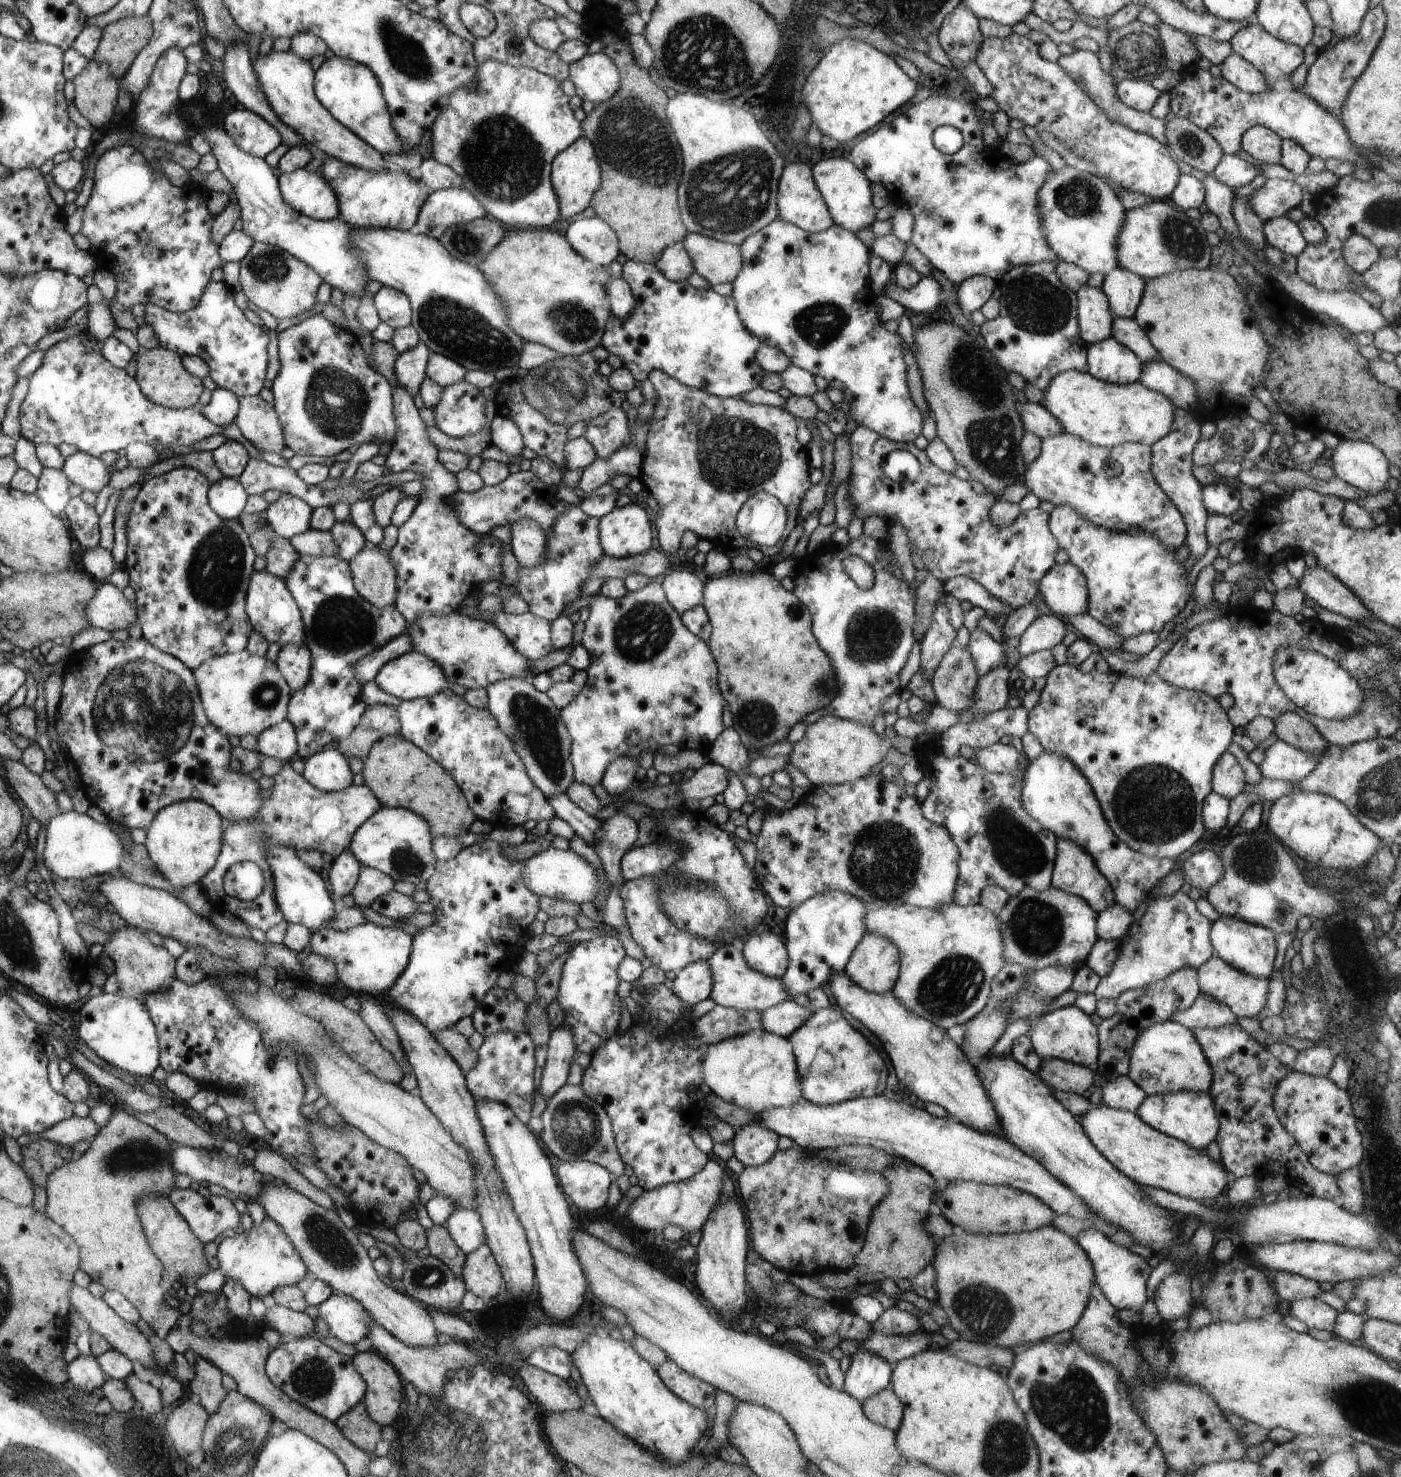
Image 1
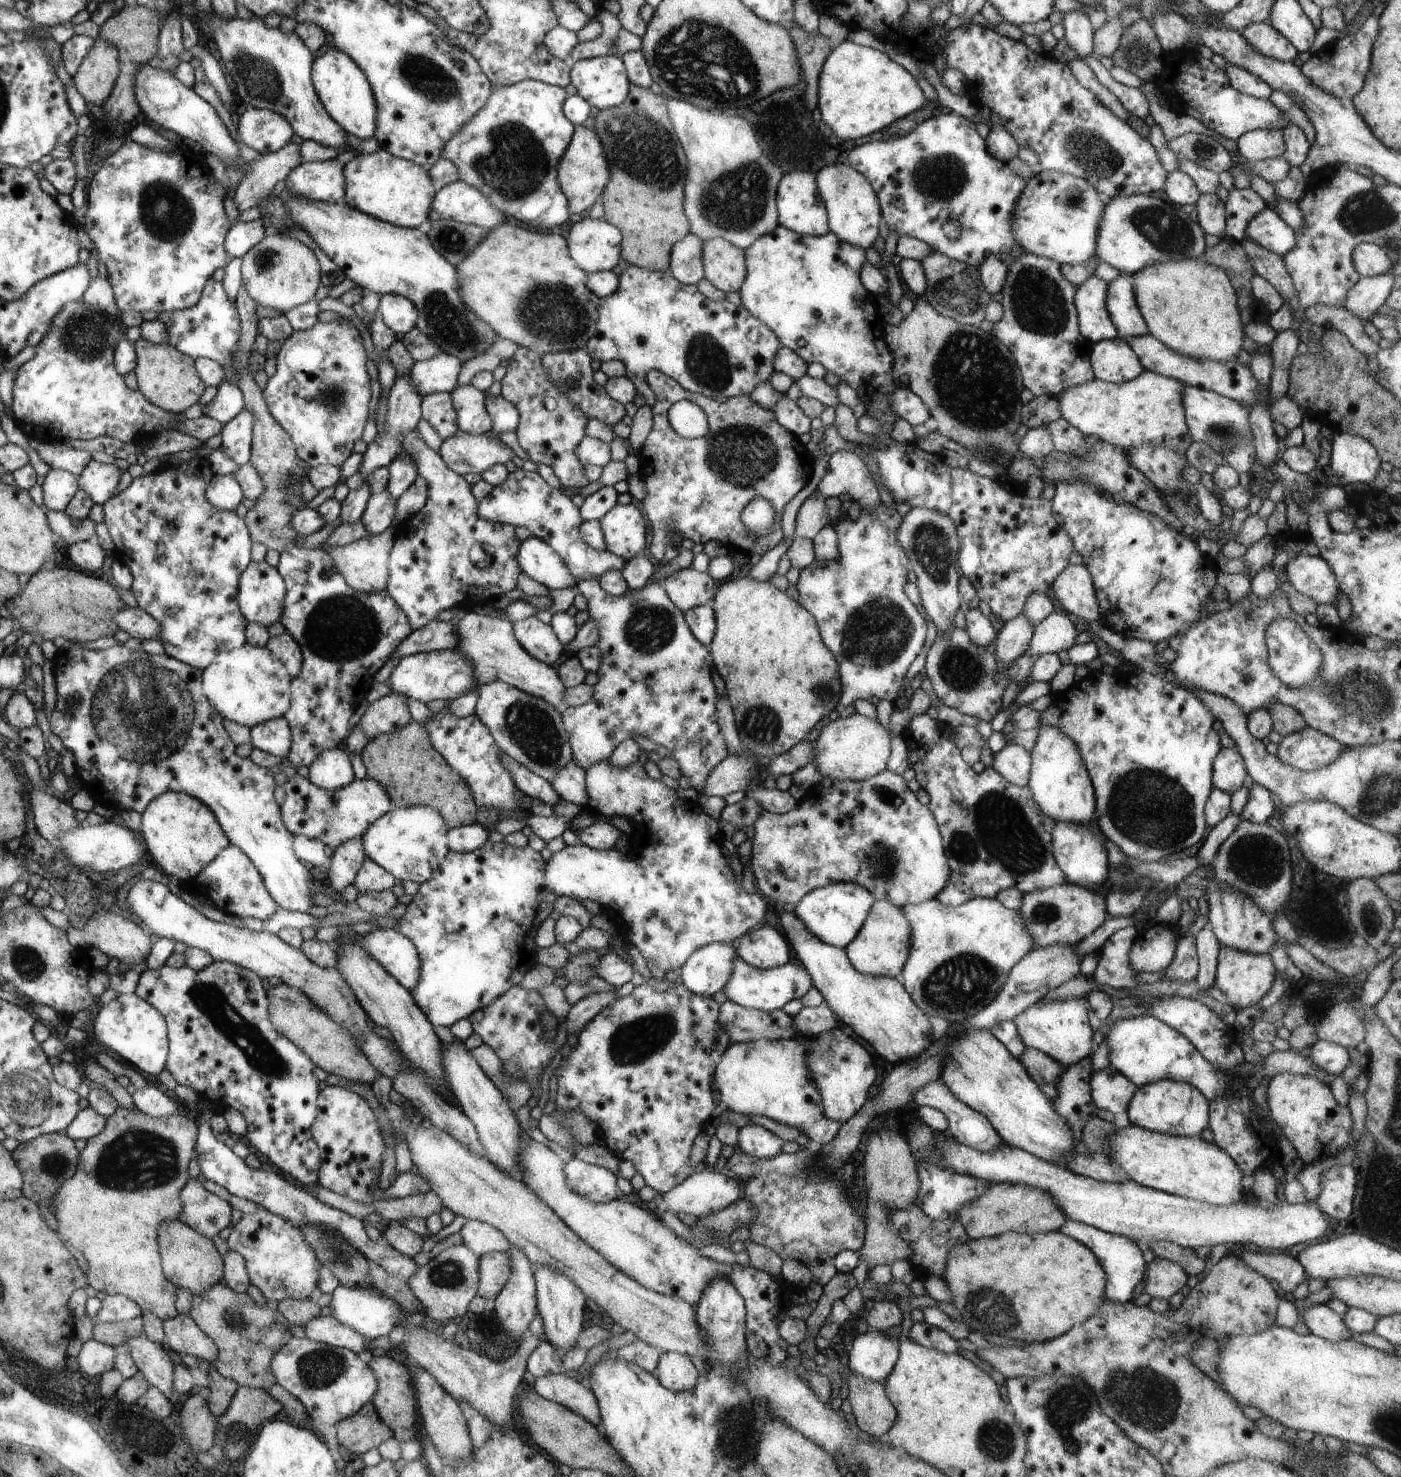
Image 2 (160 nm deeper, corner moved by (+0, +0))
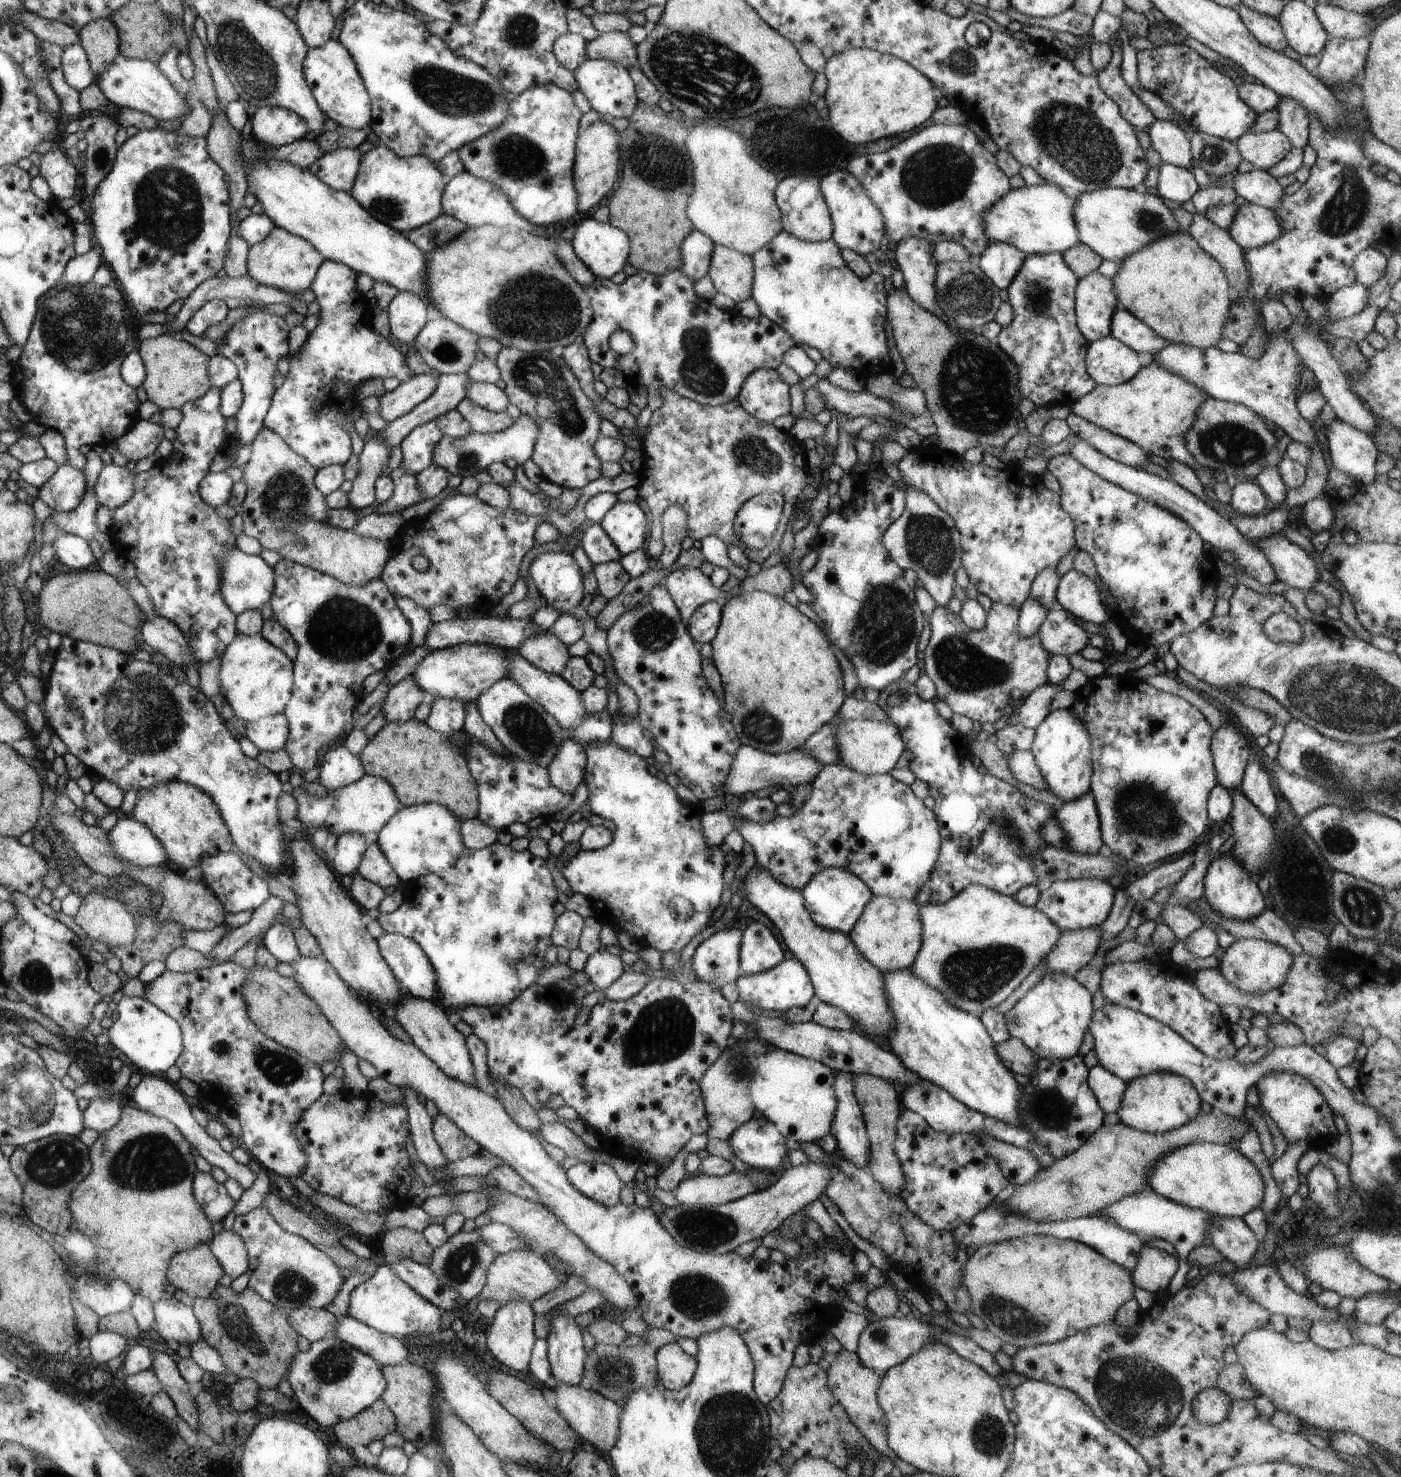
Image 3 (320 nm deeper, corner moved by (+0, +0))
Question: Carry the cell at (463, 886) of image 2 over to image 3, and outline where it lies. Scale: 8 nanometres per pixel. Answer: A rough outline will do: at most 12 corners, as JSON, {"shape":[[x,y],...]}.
{"shape":[[499,842],[410,881],[377,921],[417,941],[444,1011],[537,982],[557,896]]}

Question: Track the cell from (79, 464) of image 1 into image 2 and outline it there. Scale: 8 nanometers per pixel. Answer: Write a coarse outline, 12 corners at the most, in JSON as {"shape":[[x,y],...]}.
{"shape":[[92,459],[77,475],[103,506],[116,495],[121,471]]}

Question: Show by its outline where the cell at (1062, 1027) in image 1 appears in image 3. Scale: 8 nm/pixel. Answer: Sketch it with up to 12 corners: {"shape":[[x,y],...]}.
{"shape":[[1046,975],[1006,1012],[1039,1059],[1069,1059],[1095,1011],[1072,975]]}

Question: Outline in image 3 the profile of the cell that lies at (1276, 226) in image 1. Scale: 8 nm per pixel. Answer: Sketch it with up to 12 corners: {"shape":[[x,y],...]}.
{"shape":[[1242,201],[1227,231],[1242,249],[1282,234],[1272,209]]}

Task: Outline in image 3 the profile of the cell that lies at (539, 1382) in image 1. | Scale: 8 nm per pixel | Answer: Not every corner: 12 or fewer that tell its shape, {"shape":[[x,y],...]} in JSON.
{"shape":[[558,1385],[559,1412],[603,1456],[619,1439],[621,1404]]}

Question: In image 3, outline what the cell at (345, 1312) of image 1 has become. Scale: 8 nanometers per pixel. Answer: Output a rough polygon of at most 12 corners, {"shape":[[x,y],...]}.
{"shape":[[380,1263],[348,1314],[399,1339],[442,1329],[442,1312]]}

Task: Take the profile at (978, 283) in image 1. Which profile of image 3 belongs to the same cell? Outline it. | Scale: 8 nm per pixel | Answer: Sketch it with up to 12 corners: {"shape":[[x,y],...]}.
{"shape":[[993,242],[976,261],[1001,290],[1010,286],[1027,256]]}

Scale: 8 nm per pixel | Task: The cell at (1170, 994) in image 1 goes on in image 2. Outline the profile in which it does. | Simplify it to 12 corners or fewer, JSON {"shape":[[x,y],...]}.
{"shape":[[1179,936],[1175,957],[1163,979],[1197,978],[1199,960],[1195,938]]}

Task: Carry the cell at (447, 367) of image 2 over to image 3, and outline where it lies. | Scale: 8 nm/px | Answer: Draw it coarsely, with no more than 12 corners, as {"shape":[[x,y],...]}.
{"shape":[[414,375],[379,397],[391,423],[430,398],[442,375]]}

